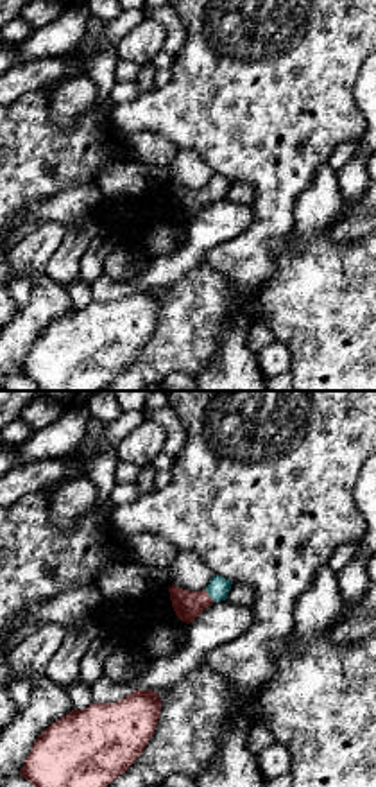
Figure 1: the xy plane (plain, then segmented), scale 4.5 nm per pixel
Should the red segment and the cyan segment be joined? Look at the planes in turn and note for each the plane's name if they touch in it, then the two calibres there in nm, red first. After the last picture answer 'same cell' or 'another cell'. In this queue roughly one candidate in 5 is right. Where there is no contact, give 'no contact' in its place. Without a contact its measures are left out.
contact in xy; calibres 130 and 100 nm

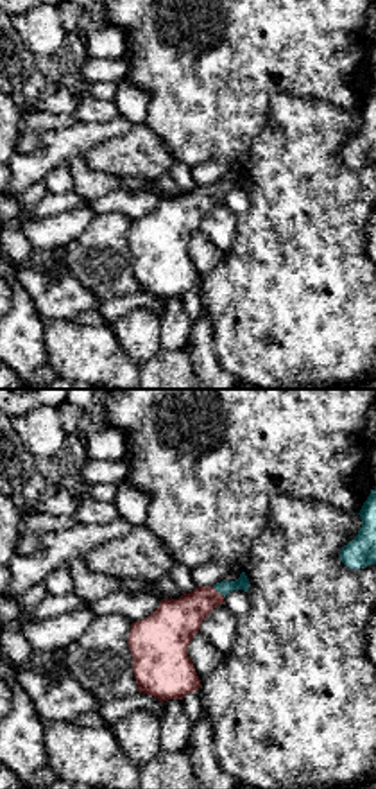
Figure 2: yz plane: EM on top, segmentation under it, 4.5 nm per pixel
contact in yz; calibres 200 and 60 nm

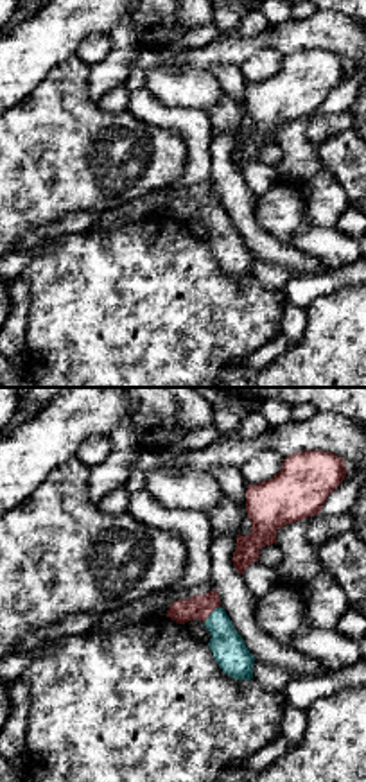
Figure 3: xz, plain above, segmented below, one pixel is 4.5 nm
contact in xz; calibres 110 and 150 nm

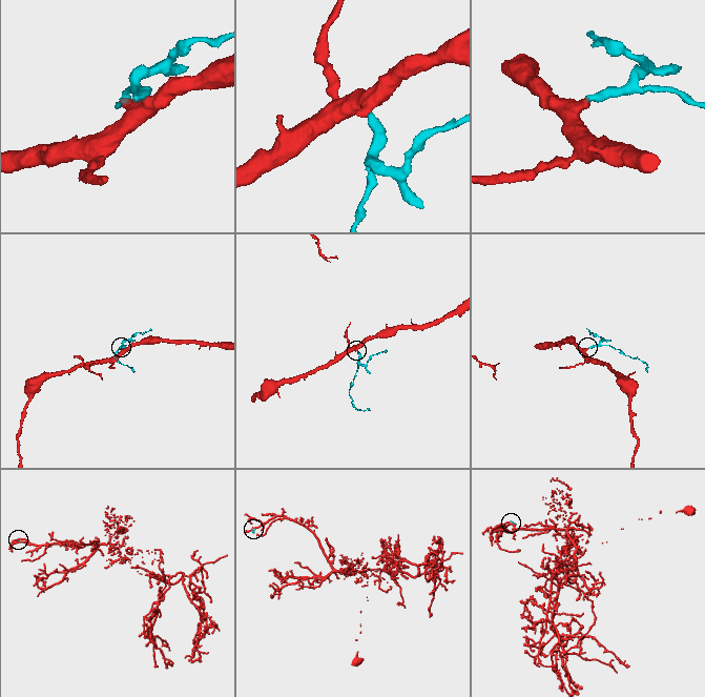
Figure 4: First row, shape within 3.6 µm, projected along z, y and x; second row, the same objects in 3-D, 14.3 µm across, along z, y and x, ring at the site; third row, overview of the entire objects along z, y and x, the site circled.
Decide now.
same cell

